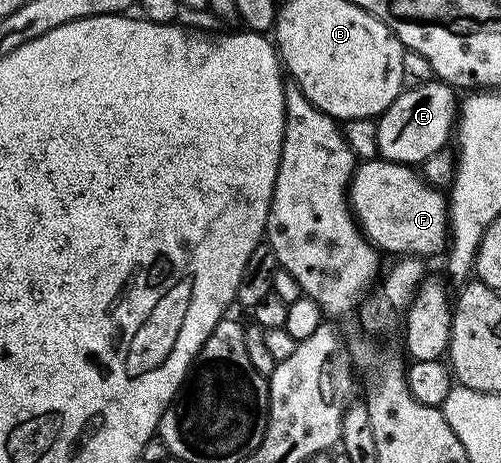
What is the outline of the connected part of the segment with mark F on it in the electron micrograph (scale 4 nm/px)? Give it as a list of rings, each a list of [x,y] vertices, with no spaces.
[[[380,159],[360,162],[353,170],[353,180],[349,182],[349,204],[353,207],[353,215],[362,233],[373,244],[373,248],[382,254],[430,259],[446,248],[449,240],[449,202],[446,194],[430,185],[412,165]]]

